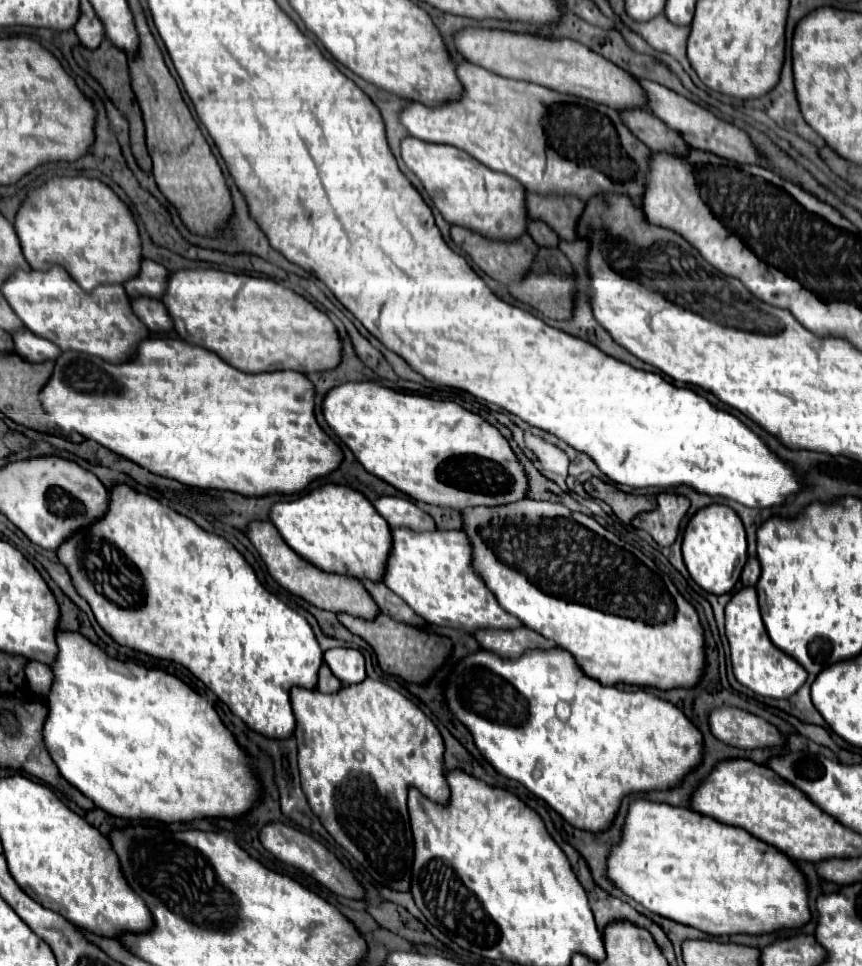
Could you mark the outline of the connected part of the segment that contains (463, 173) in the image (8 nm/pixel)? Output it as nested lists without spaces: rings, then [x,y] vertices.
[[[404,137],[400,153],[406,167],[420,179],[428,197],[450,225],[474,229],[490,239],[514,239],[526,231],[524,187],[510,175],[484,167],[458,147],[426,143],[416,137]]]

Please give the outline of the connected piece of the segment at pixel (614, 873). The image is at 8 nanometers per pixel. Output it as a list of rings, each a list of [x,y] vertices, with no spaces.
[[[634,799],[628,805],[622,835],[608,849],[606,879],[650,913],[696,927],[710,935],[758,935],[784,927],[802,927],[810,919],[806,881],[792,861],[776,847],[760,843],[744,829],[724,825],[692,809],[648,799]]]

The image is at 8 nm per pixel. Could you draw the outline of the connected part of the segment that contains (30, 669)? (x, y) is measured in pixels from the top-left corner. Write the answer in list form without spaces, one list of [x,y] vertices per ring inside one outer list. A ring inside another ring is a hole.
[[[26,661],[24,675],[26,675],[26,681],[36,695],[48,693],[50,685],[52,685],[52,671],[48,669],[48,665],[42,665],[40,661]]]

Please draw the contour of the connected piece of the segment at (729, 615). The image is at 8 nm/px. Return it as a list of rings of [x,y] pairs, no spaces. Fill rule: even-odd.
[[[744,587],[726,605],[726,639],[730,643],[730,653],[732,653],[732,669],[736,679],[752,689],[754,693],[762,697],[772,697],[772,699],[788,699],[792,697],[806,681],[808,673],[802,665],[798,665],[790,655],[774,647],[770,641],[760,609],[758,609],[758,599],[756,599],[756,589],[754,587]]]

